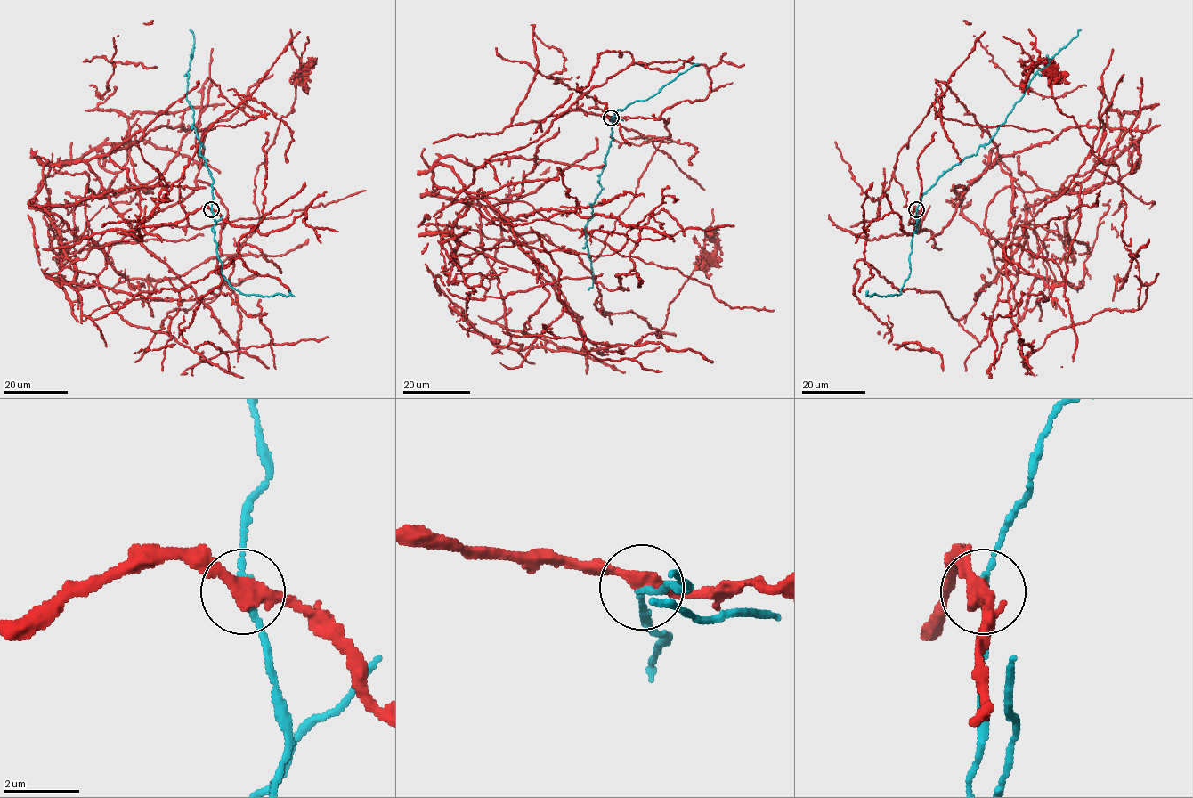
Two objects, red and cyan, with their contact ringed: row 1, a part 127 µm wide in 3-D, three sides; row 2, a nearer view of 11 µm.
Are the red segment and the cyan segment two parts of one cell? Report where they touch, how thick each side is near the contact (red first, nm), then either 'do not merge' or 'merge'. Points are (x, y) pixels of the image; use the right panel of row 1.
at (916, 209); 400 nm thick on the red side, 140 nm on the other; do not merge

